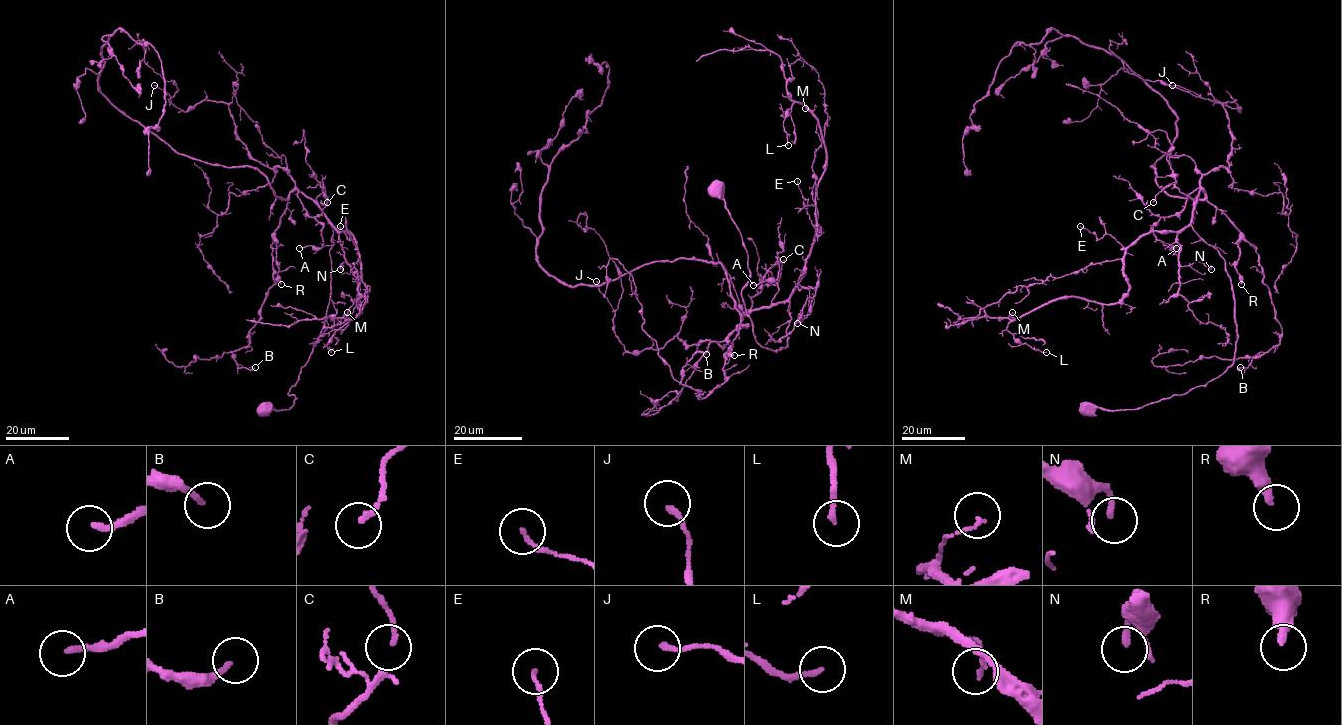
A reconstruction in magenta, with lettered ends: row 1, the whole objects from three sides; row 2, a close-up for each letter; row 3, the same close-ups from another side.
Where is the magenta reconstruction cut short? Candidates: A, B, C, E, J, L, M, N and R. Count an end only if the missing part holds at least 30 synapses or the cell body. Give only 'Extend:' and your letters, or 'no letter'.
Extend: B, R

